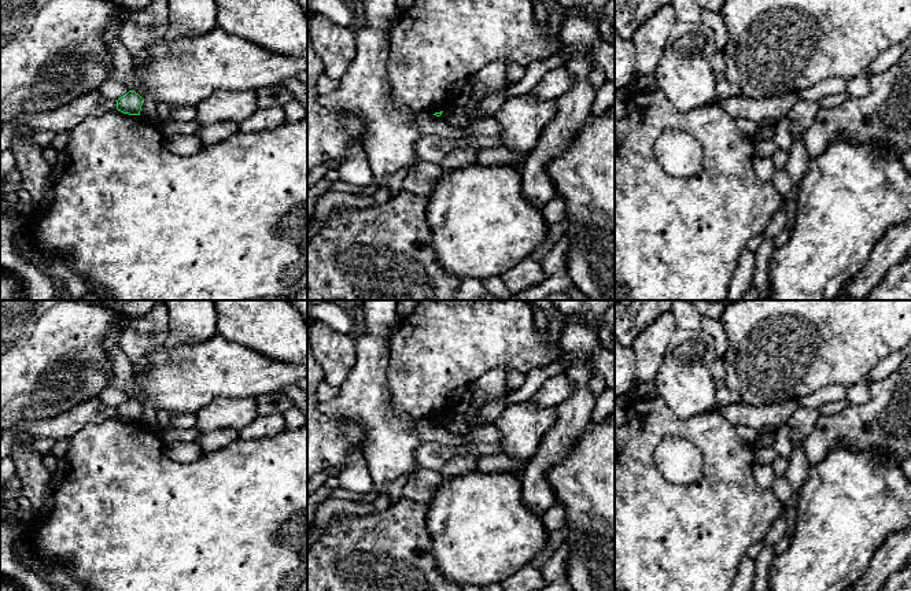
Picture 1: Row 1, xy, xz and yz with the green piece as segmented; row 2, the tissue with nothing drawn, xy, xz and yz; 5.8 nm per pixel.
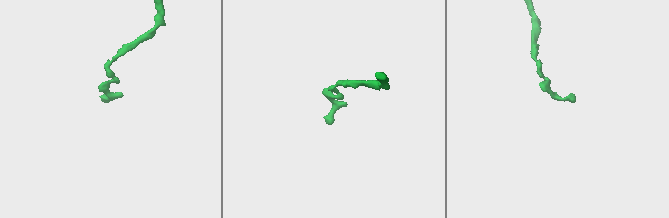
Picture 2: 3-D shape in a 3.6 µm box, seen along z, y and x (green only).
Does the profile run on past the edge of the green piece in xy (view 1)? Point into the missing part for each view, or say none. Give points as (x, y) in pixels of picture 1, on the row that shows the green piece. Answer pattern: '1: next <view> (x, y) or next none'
1: next none

